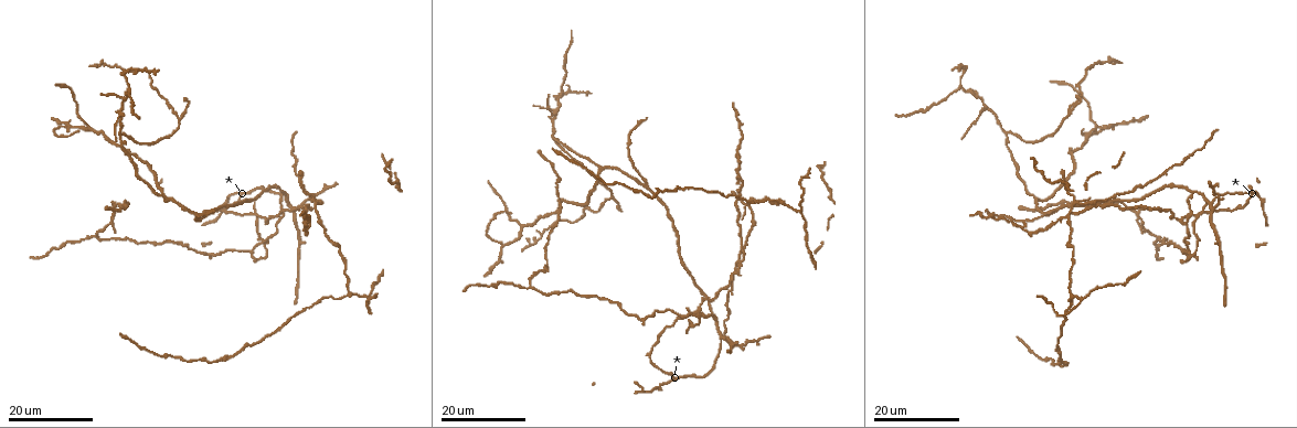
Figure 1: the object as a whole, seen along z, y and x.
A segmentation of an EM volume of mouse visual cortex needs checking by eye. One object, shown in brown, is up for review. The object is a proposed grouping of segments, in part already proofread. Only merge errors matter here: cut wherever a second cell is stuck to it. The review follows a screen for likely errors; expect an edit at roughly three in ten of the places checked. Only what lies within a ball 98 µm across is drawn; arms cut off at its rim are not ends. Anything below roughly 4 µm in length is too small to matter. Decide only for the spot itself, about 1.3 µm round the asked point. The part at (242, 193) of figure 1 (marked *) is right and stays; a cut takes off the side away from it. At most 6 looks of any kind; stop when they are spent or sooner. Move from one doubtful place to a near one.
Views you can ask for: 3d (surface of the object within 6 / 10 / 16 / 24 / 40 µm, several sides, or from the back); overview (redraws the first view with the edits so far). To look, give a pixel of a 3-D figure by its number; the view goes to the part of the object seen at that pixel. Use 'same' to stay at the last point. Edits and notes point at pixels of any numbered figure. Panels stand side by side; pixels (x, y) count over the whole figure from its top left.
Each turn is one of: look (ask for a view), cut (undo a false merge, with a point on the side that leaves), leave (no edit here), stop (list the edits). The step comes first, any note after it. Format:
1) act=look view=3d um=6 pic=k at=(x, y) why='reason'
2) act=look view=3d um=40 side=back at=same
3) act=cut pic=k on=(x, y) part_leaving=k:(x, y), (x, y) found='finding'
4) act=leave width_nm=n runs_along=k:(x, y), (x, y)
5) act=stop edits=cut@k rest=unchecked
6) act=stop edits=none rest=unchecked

act=look view=3d um=24 pic=1 at=(1110, 205) why='arms part here'

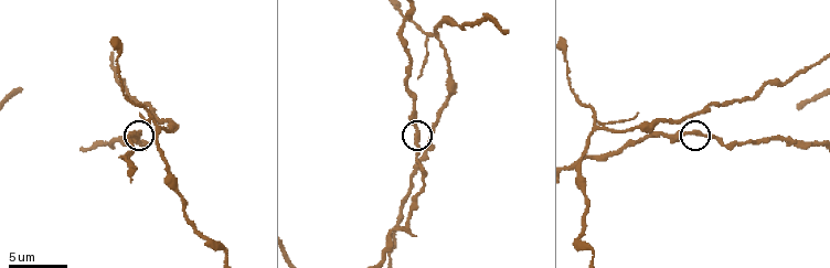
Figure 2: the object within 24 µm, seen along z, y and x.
act=look view=3d um=6 pic=2 at=(417, 129)

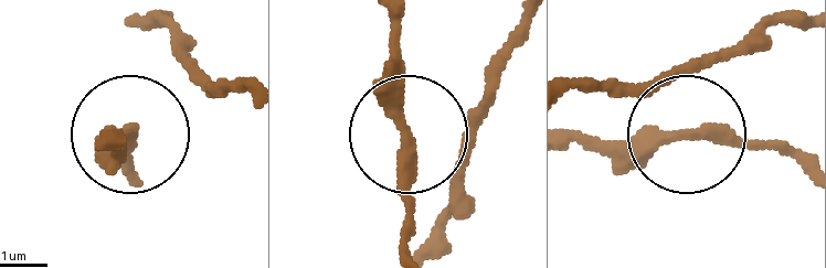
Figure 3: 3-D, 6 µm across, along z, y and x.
act=leave arms=3 runs_along=3:(802, 163), (730, 140), (568, 140) found='all the same cell'

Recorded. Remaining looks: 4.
act=look view=3d um=10 pic=2 at=(596, 129) why='four-way junction'

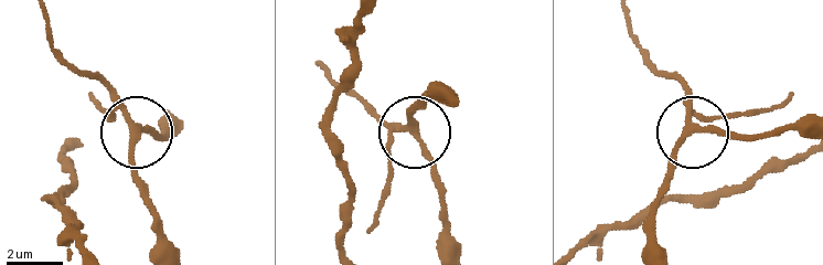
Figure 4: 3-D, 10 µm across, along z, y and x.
act=leave found='all the same cell'

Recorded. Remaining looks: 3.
act=look view=3d um=16 pic=1 at=(801, 211) why='three arms meet'

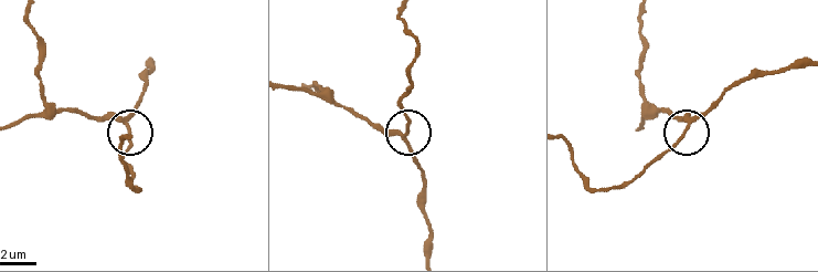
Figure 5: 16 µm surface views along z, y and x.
act=look view=3d um=10 pic=5 at=(127, 122)

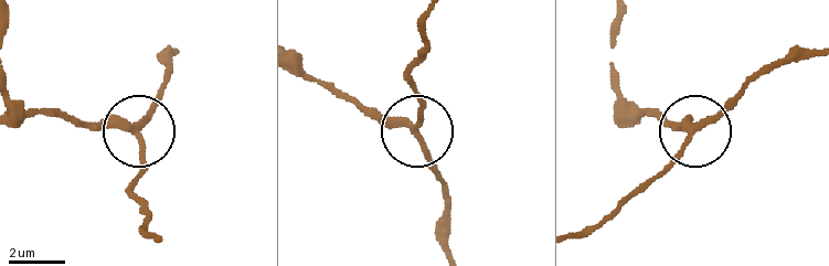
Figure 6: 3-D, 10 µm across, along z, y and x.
act=leave arms=3 runs_along=6:(303, 72), (416, 128), (410, 83) found='continuous, no second cell'

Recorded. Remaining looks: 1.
act=stop edits=none rest=unchecked

